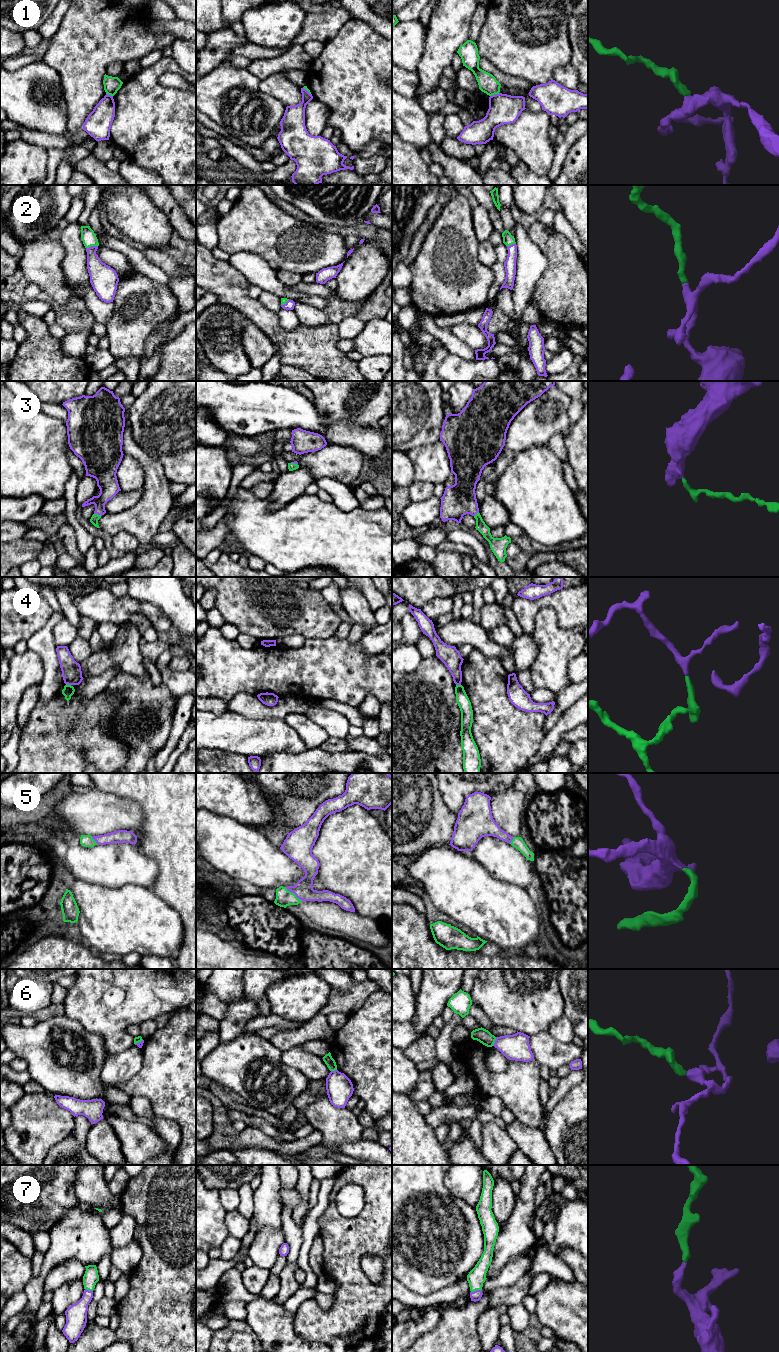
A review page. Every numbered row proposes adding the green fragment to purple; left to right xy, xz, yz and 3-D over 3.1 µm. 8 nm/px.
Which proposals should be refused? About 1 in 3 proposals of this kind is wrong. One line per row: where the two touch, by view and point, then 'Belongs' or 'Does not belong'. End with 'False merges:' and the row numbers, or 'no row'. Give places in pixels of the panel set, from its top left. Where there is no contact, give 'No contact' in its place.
1: Touches purple at yz (495, 94). Does not belong
2: Touches purple at xy (91, 246). Belongs
3: Touches purple at xy (98, 514). Belongs
4: Touches purple at xy (68, 684). Belongs
5: Touches purple at xz (294, 893). Belongs
6: Touches purple at yz (495, 1041). Does not belong
7: Touches purple at yz (476, 1290). Belongs
False merges: 1, 6

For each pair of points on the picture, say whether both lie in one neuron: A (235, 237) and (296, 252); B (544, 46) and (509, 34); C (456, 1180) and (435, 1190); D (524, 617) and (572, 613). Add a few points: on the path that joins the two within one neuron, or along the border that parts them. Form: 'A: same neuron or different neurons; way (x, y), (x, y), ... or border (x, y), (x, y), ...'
A: same neuron; way (250, 237), (278, 237), (281, 239)
B: same neuron; way (535, 41), (525, 35), (518, 35)
C: different neurons; border (444, 1175), (445, 1186), (454, 1195), (463, 1200)
D: same neuron; way (536, 605), (541, 602), (560, 602)

